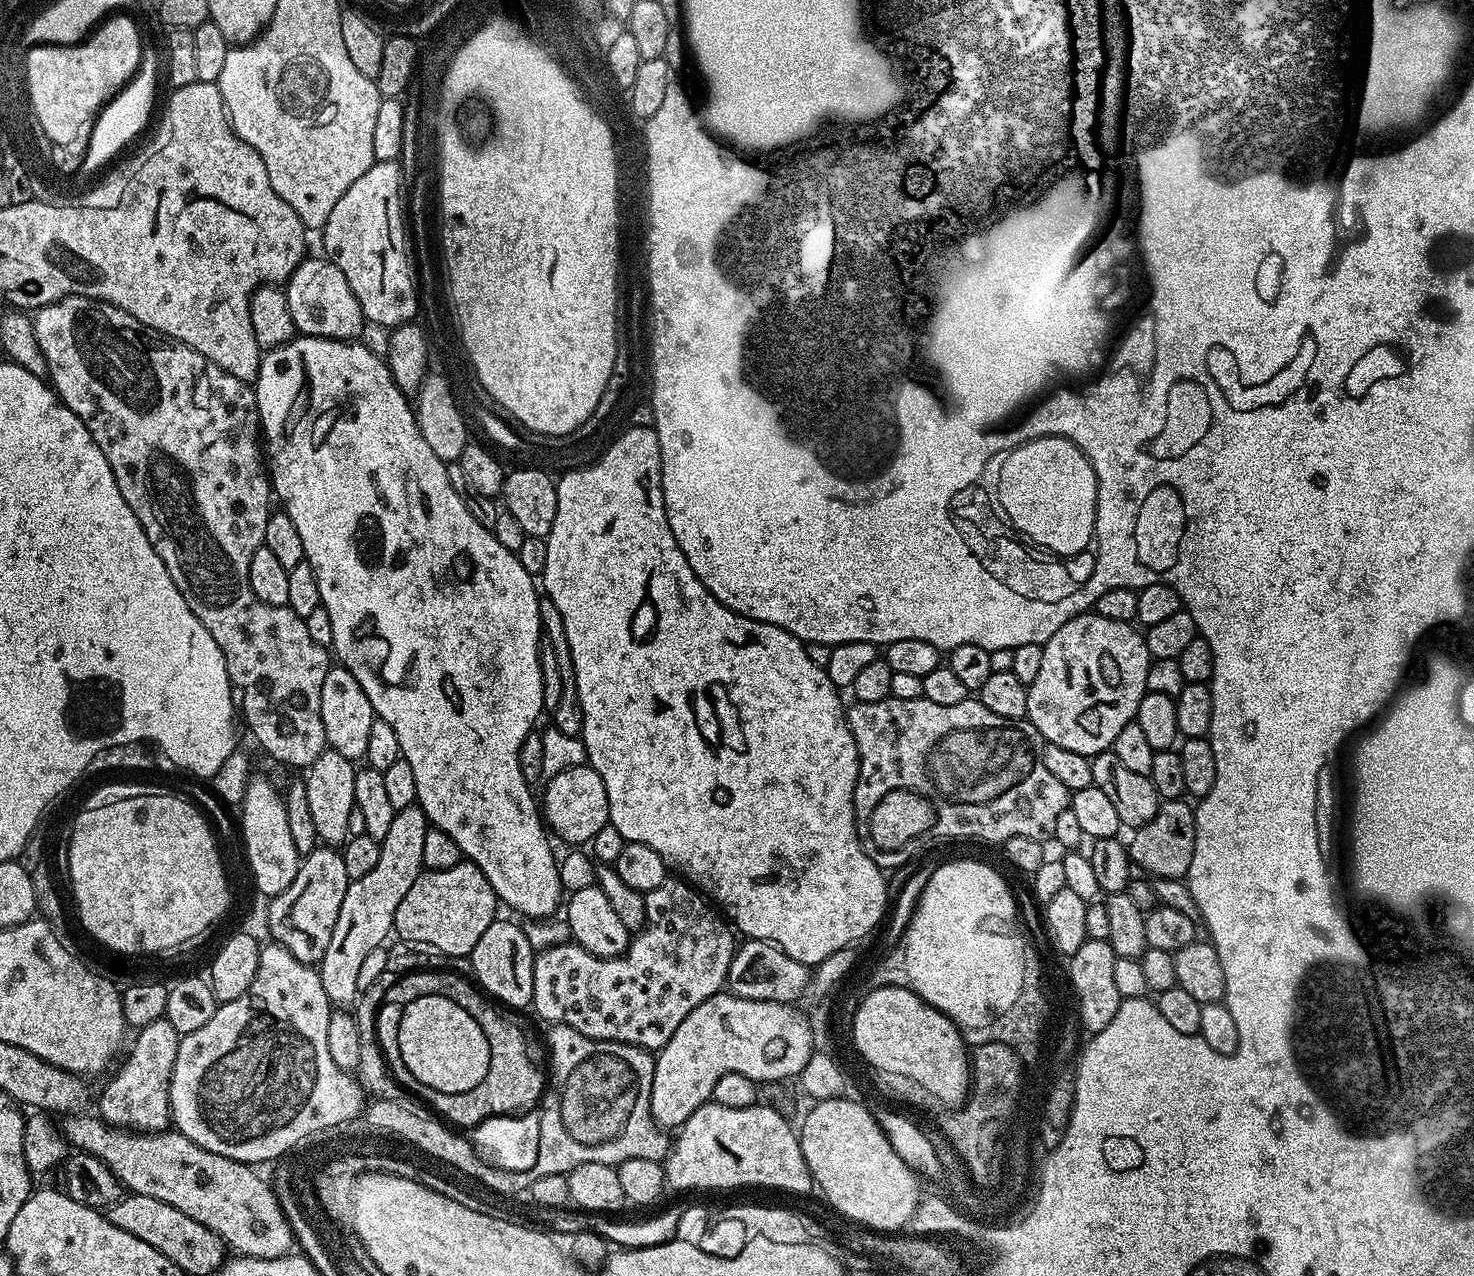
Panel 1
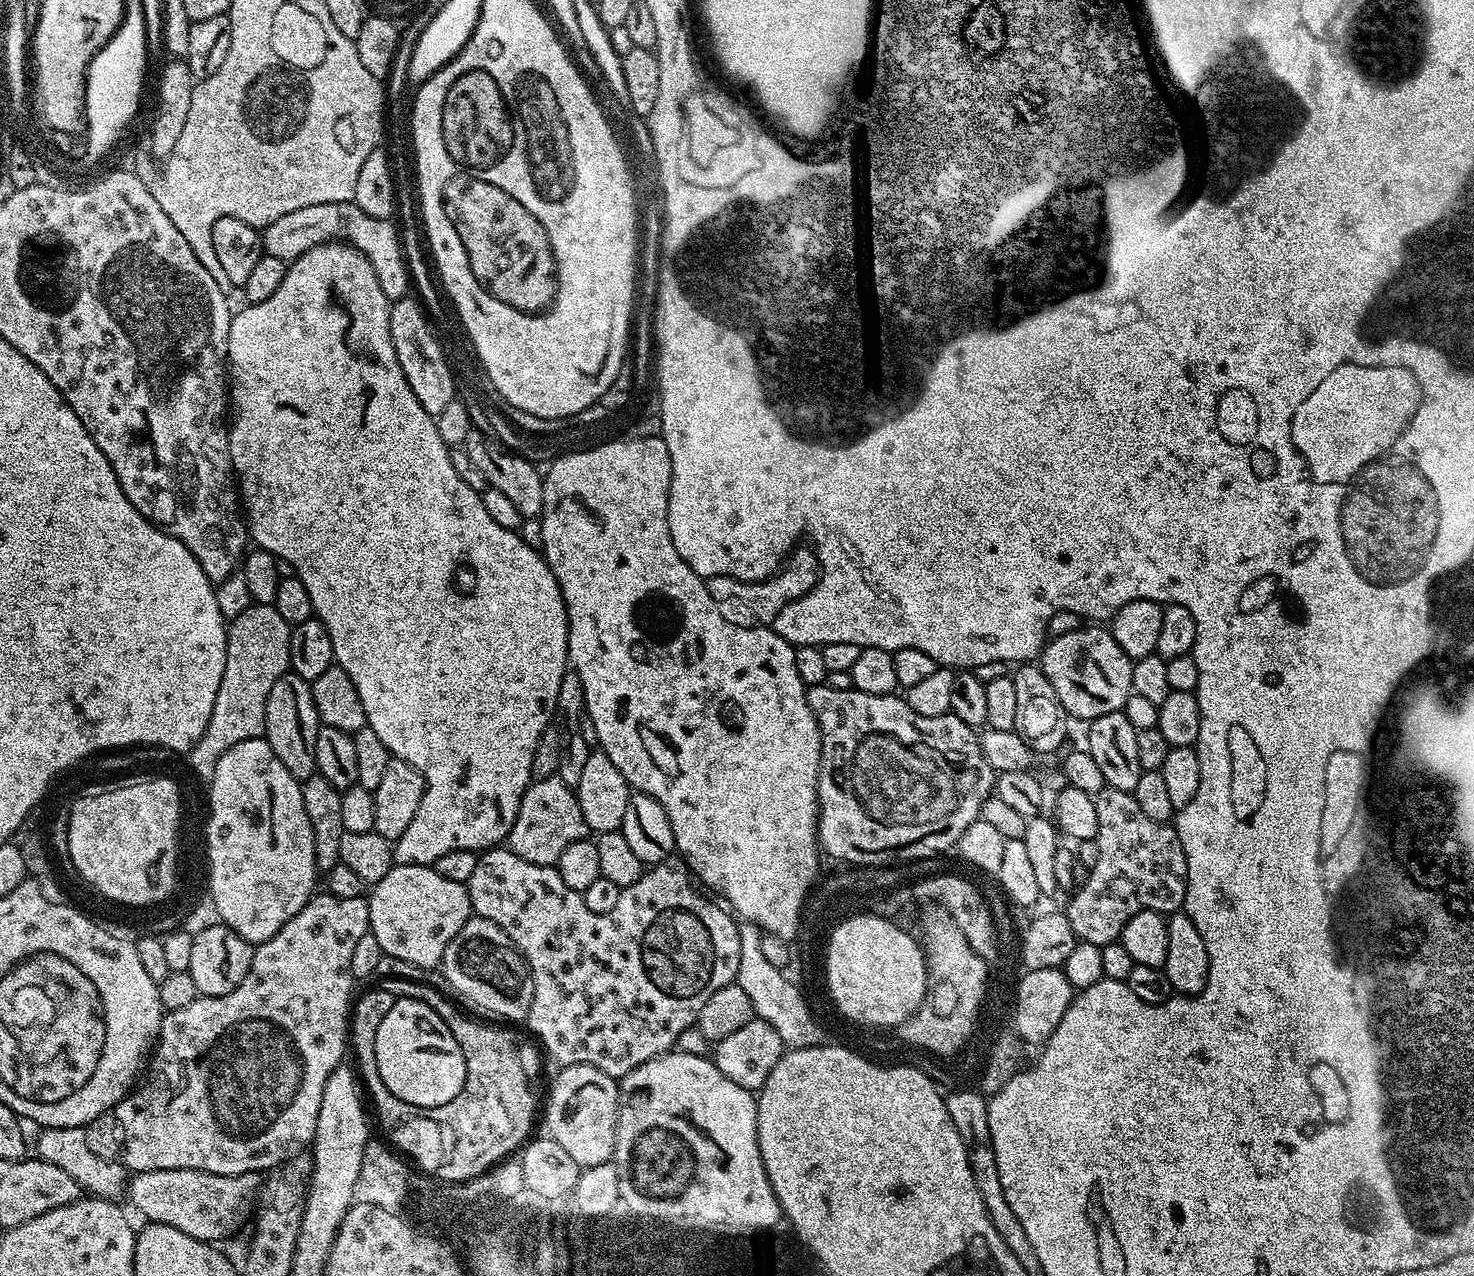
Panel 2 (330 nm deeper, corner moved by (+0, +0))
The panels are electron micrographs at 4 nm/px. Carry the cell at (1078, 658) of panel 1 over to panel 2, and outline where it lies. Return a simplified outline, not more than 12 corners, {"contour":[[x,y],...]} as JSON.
{"contour":[[1104,626],[1045,643],[1038,663],[1083,722],[1119,712],[1133,660]]}

